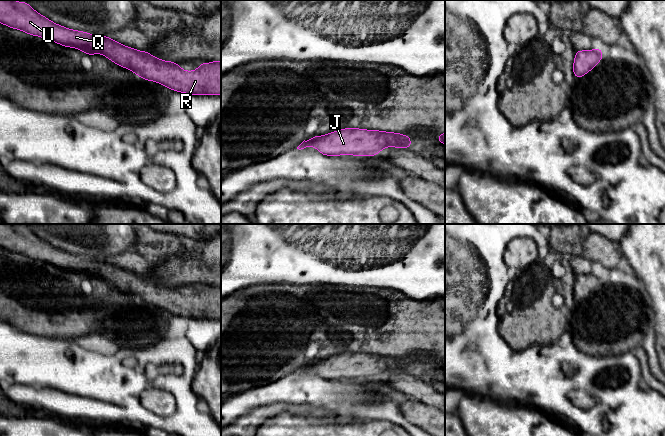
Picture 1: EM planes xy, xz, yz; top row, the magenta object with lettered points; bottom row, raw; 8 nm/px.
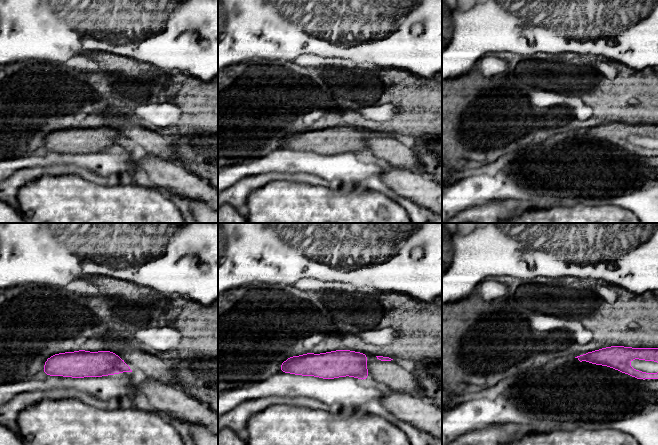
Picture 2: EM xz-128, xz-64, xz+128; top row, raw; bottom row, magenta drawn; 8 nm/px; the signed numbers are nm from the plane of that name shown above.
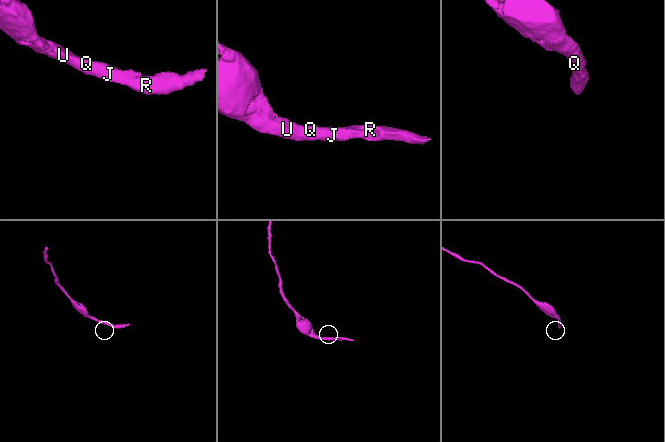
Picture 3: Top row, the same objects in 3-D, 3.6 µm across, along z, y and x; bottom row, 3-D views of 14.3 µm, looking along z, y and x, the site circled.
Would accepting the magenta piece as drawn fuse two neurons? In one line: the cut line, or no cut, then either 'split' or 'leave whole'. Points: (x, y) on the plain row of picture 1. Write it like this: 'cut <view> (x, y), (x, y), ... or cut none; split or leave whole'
cut none; leave whole

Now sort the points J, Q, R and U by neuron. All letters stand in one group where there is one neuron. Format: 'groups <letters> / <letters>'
groups J Q R U

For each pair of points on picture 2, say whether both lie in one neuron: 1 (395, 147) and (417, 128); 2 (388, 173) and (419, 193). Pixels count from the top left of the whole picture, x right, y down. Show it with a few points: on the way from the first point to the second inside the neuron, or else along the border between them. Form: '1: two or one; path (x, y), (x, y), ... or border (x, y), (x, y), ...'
1: two; border (393, 134), (396, 136)
2: one; path (396, 178), (411, 185)

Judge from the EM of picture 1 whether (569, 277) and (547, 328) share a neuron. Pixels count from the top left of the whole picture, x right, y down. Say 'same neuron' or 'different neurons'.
same neuron

